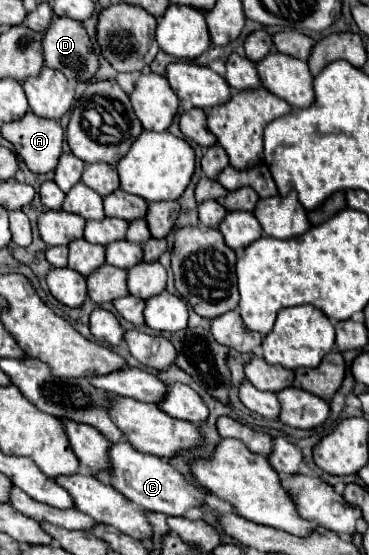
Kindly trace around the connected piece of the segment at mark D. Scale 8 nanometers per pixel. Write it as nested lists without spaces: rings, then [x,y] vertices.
[[[54,16],[52,24],[48,24],[48,28],[42,34],[42,50],[44,50],[44,64],[48,68],[60,70],[68,78],[70,84],[76,84],[76,80],[84,80],[84,82],[92,80],[92,76],[98,70],[98,58],[92,52],[90,38],[88,38],[86,30],[82,28],[82,24],[76,20],[68,20],[64,16],[62,18]]]

